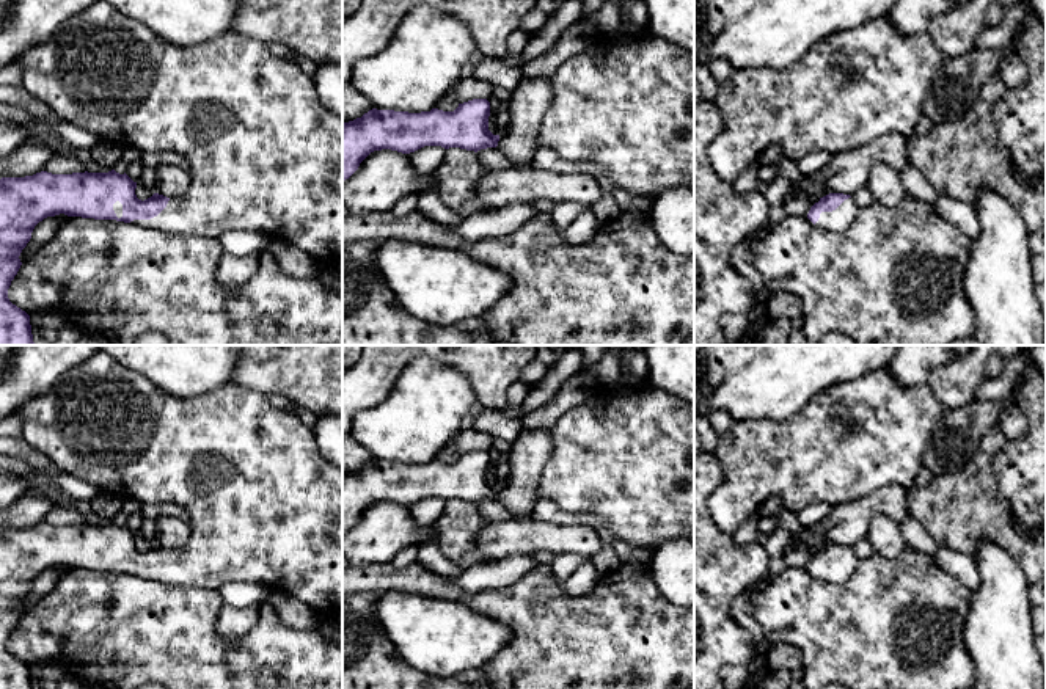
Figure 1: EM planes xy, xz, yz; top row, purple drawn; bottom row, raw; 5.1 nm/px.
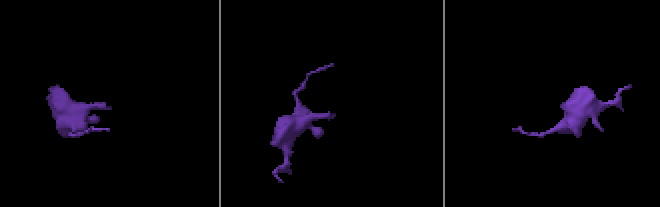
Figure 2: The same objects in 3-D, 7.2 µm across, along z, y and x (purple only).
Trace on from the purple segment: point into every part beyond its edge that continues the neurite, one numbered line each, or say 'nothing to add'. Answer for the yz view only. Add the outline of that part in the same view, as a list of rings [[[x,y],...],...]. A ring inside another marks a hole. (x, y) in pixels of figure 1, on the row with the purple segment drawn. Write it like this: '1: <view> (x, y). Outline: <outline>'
1: yz (841, 218). Outline: [[[848,198],[836,210],[821,212],[815,226],[832,232],[845,231],[853,223],[856,212],[854,199]]]

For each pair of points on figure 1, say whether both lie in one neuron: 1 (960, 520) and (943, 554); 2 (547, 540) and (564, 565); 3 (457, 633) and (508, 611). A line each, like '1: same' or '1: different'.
1: different
2: different
3: different

